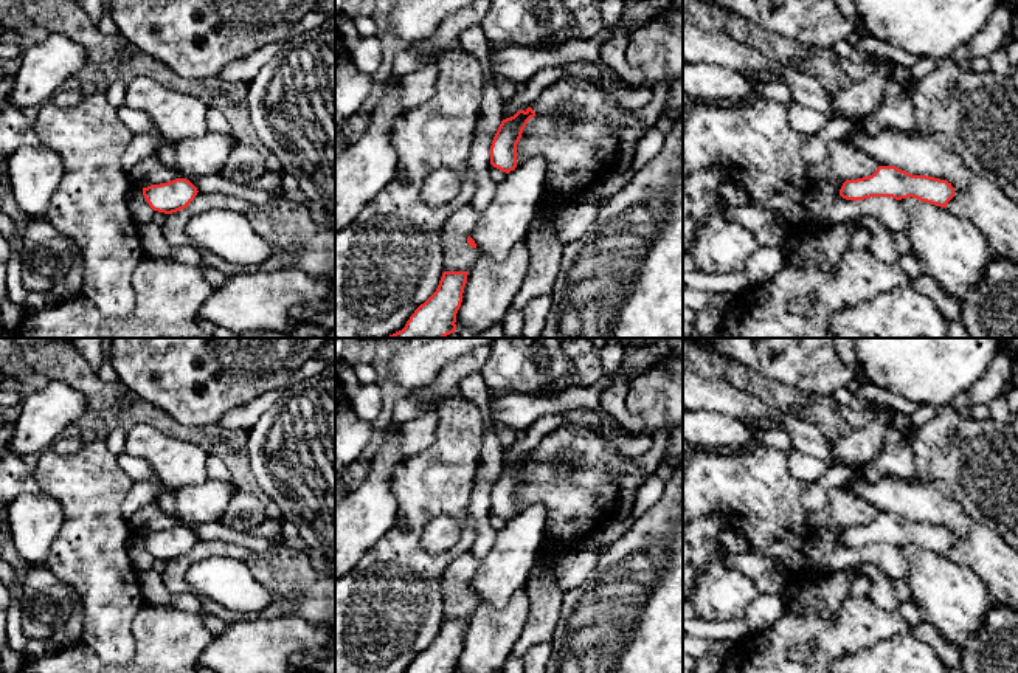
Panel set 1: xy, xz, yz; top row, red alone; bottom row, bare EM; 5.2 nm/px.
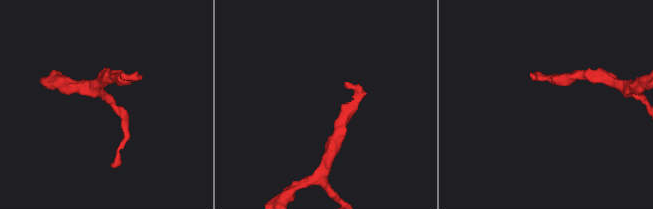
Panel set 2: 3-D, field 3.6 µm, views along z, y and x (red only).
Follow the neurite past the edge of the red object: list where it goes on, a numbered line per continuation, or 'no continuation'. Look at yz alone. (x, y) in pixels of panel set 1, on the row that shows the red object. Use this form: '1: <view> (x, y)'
no continuation

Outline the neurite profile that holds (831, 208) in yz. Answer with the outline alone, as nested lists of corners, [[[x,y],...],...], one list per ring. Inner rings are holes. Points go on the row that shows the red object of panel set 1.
[[[835,178],[813,186],[805,197],[784,212],[757,209],[751,205],[731,206],[717,189],[717,203],[725,214],[756,233],[767,222],[815,222],[840,223],[861,216],[872,216],[888,230],[908,233],[909,217],[902,209],[899,200],[892,197],[871,197],[864,200],[846,200],[840,195],[844,180]]]

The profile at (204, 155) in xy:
[[[206,132],[203,136],[185,138],[174,144],[177,166],[186,180],[220,174],[239,138],[231,133]]]

